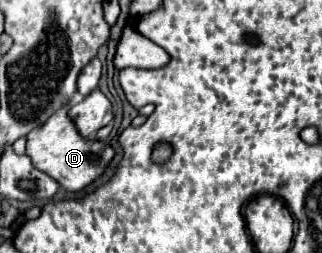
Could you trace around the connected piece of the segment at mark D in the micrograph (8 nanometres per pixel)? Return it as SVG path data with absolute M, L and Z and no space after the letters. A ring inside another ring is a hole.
M61 108L47 120L43 126L35 128L27 136L27 156L31 158L33 166L45 174L49 174L53 180L59 182L67 192L79 192L93 184L103 172L107 170L109 162L115 156L115 150L101 140L87 140L83 138L75 124L67 116L67 108Z

